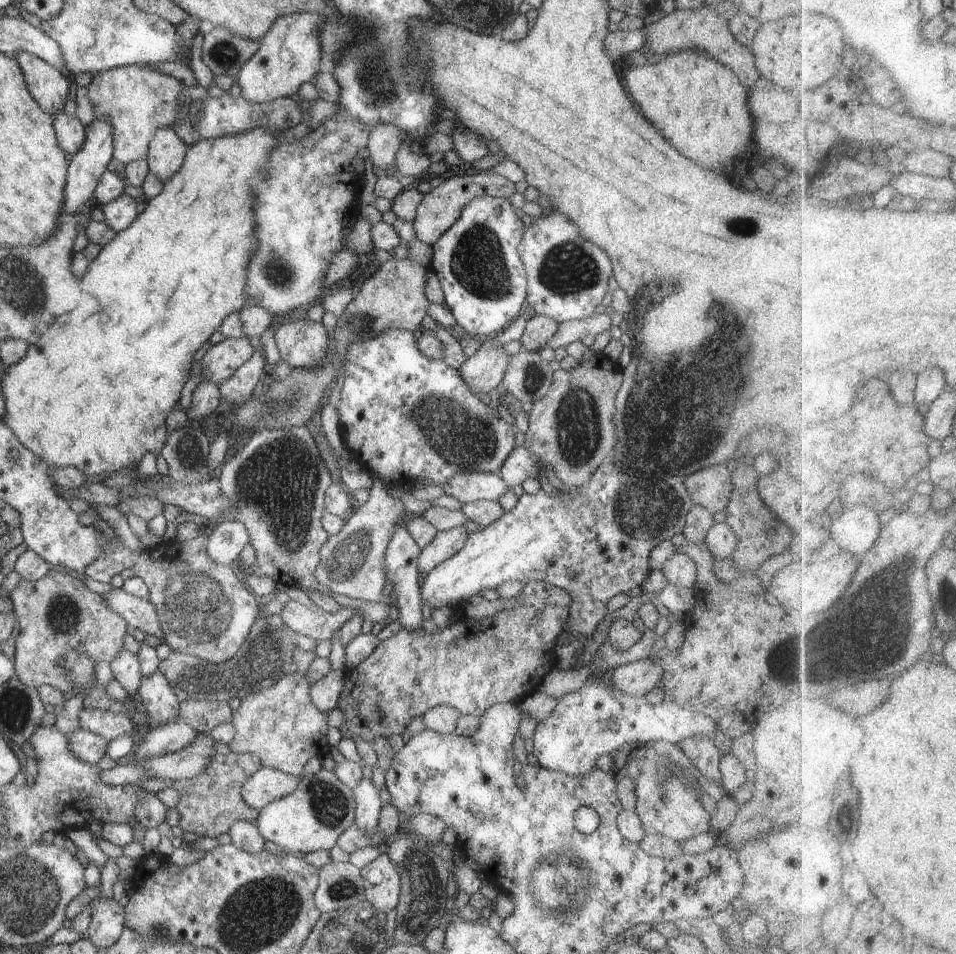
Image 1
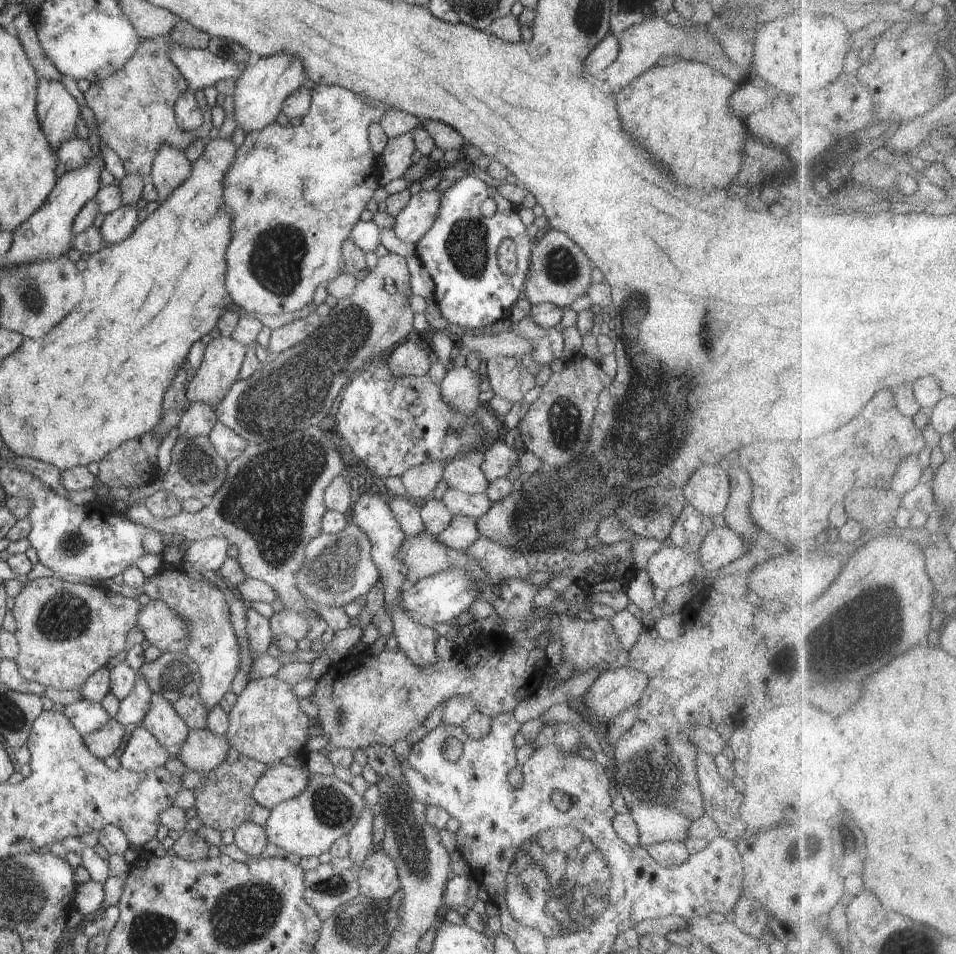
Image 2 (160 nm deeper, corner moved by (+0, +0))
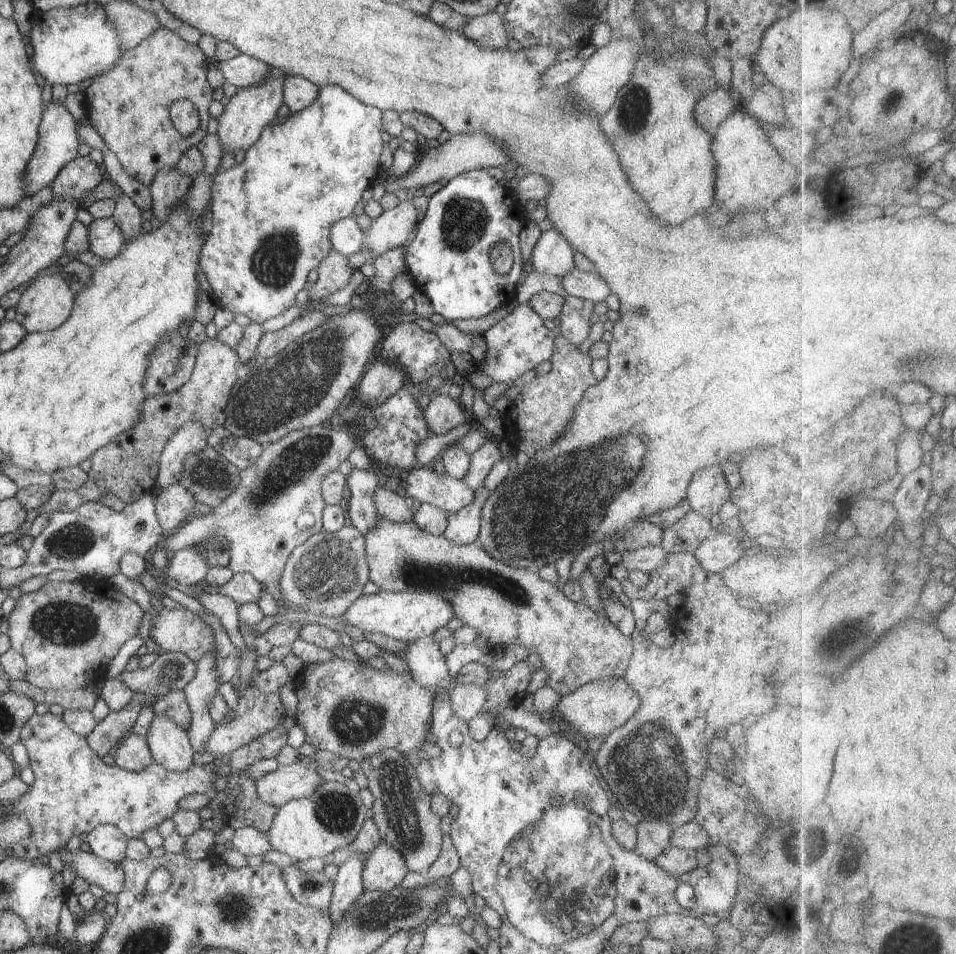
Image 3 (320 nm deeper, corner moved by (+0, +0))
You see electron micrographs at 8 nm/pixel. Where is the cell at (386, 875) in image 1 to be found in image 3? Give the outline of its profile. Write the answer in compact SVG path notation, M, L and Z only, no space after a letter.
M381 842L364 860L363 887L370 892L388 892L408 874L406 859L393 846Z

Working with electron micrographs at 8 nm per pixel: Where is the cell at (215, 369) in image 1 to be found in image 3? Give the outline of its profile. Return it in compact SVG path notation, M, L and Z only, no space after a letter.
M207 339L199 344L197 358L191 377L178 390L147 396L142 401L139 423L121 432L105 447L92 454L91 470L88 480L73 492L55 491L50 500L45 502L39 512L68 512L87 502L100 502L105 494L115 494L124 504L136 502L142 494L152 490L158 472L160 455L170 437L186 423L198 421L210 432L226 422L227 404L232 386L239 379L244 364L238 353L228 345L216 339Z

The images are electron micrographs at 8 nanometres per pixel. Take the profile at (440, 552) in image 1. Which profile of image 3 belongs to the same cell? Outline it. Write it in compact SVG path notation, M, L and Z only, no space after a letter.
M482 486L468 506L453 513L447 513L447 527L443 535L454 544L467 545L478 538L481 527L483 504L489 496L489 490Z

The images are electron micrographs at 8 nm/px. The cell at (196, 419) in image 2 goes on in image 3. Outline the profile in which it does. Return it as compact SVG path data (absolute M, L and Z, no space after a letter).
M198 421L186 423L179 428L166 443L164 450L159 458L158 472L154 486L150 494L156 498L168 485L172 486L181 482L184 461L187 456L195 455L207 447L207 440L210 431L205 429Z

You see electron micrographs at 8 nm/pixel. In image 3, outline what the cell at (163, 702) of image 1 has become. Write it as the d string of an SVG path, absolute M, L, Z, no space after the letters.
M156 715L145 739L154 762L166 770L183 773L194 766L188 733L169 718Z

